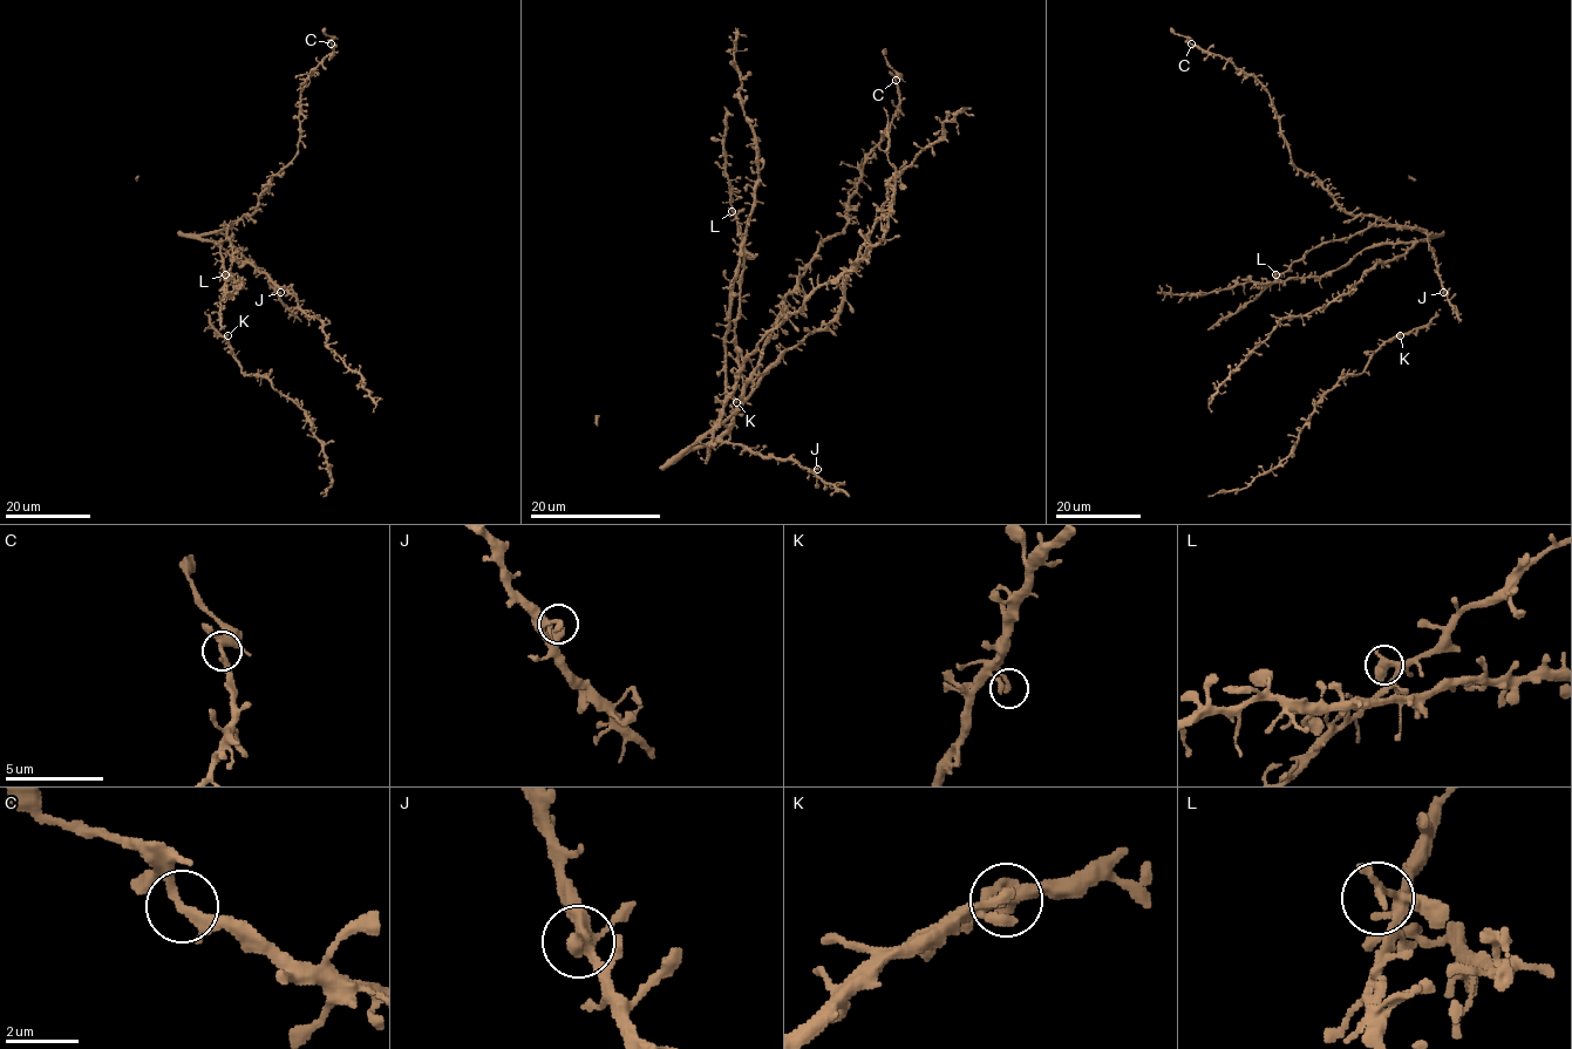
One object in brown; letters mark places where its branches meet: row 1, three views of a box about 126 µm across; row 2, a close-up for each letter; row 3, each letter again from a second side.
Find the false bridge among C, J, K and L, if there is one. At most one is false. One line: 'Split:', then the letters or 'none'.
Split: none

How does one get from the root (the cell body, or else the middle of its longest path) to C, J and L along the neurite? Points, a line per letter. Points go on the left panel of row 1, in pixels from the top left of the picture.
C: (249, 259), (223, 230), (257, 209), (267, 182), (297, 154), (300, 89), (334, 49), (332, 43)
J: (249, 259), (280, 292)
L: (249, 259), (223, 232), (224, 229), (232, 225), (226, 232), (232, 261), (225, 274)

